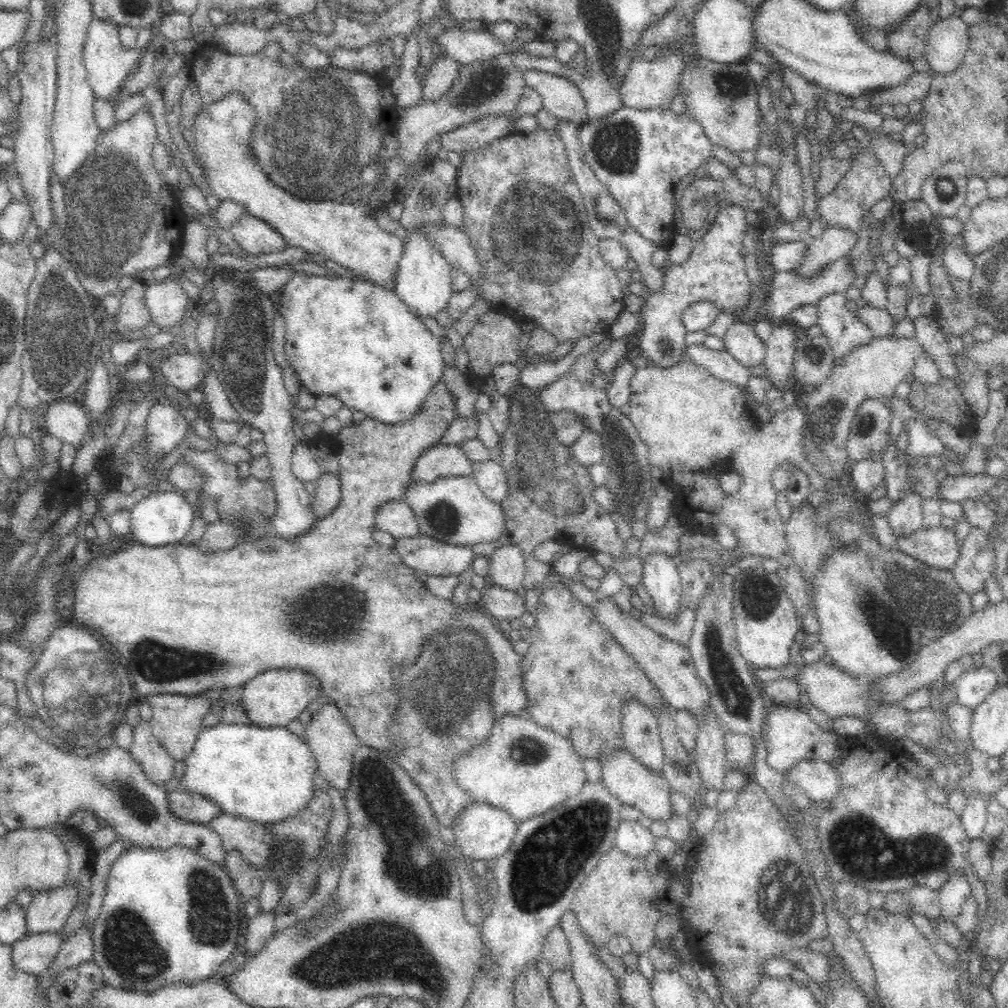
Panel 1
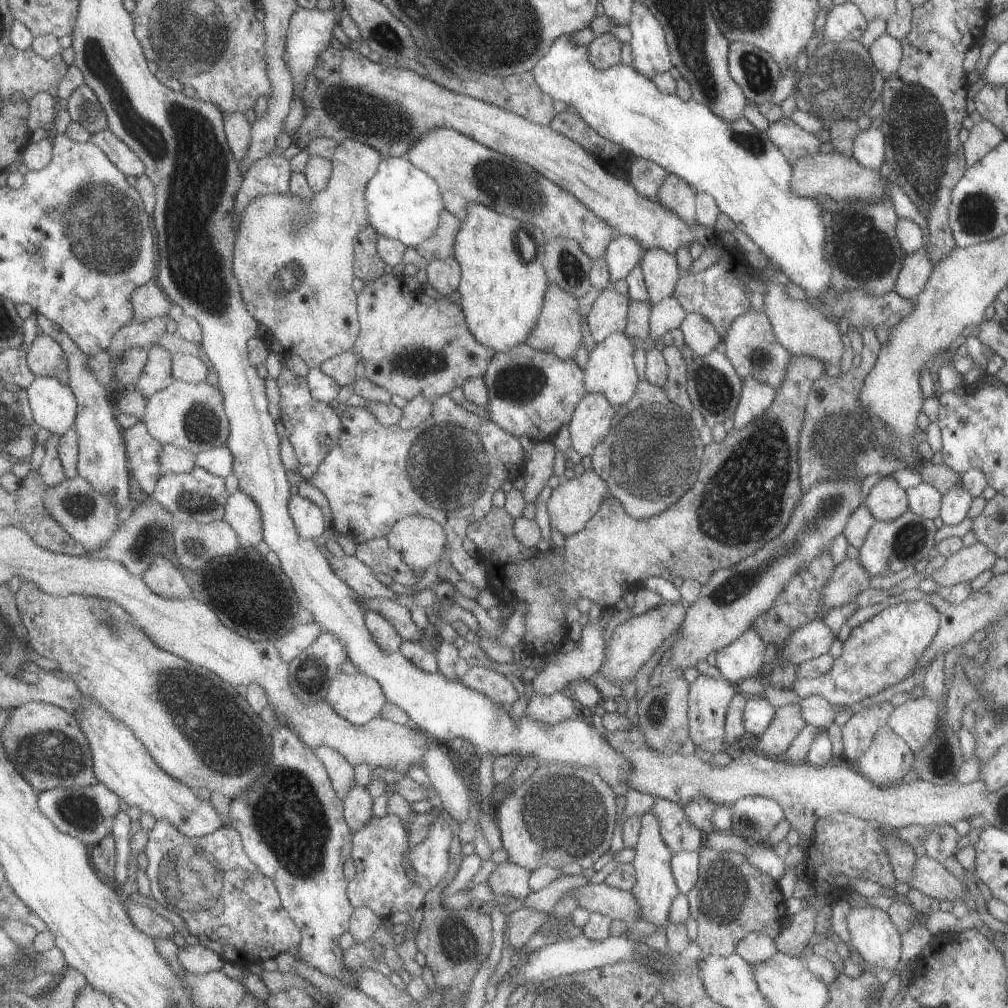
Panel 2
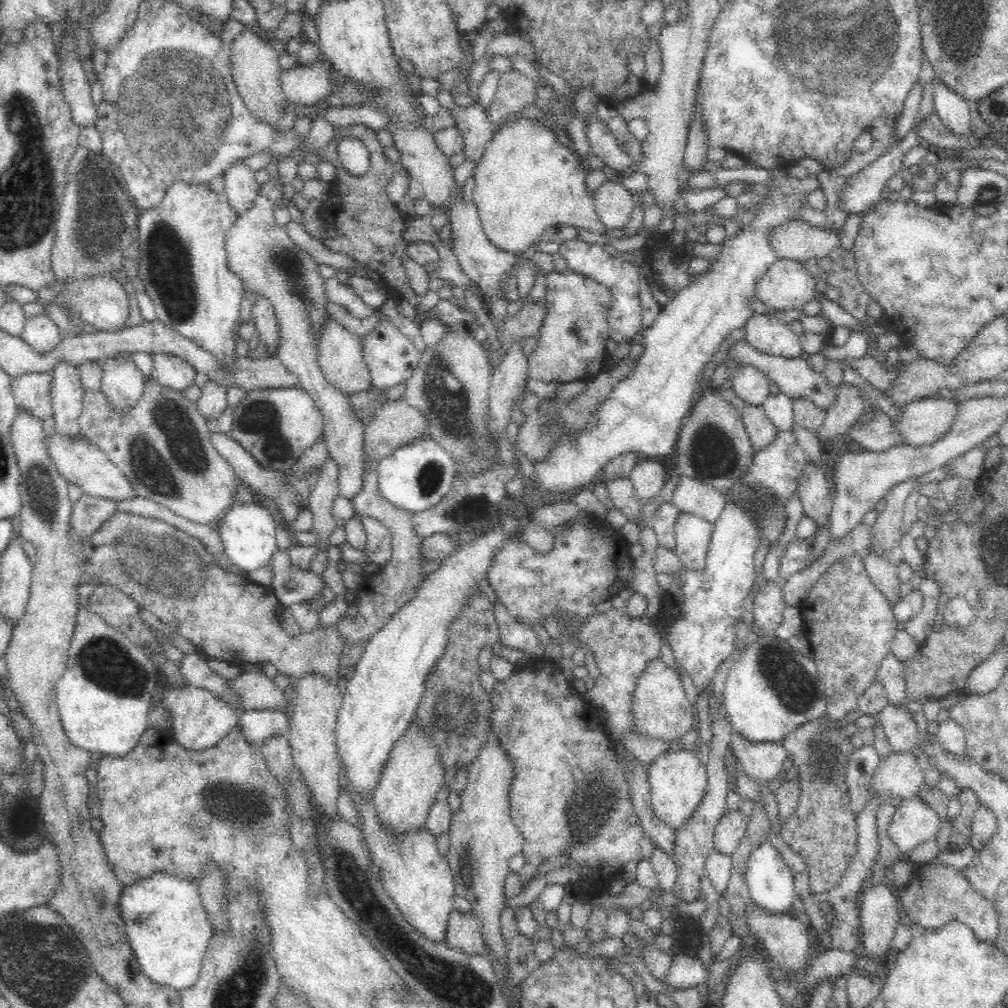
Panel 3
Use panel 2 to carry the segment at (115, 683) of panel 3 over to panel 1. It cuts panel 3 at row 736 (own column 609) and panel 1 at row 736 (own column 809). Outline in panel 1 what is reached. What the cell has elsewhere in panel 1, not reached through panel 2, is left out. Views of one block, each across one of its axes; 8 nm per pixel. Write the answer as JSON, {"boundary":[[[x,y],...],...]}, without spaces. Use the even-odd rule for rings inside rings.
{"boundary":[[[220,724],[220,726],[204,729],[200,732],[192,752],[190,752],[190,755],[184,763],[187,773],[185,774],[183,786],[180,788],[190,789],[190,791],[194,793],[202,793],[210,797],[212,801],[216,801],[216,803],[222,807],[224,813],[261,825],[280,824],[280,822],[284,822],[284,820],[288,820],[288,818],[294,818],[296,814],[300,814],[302,810],[306,810],[306,808],[312,804],[312,800],[314,800],[314,790],[320,788],[318,784],[314,783],[314,776],[316,776],[316,772],[318,772],[316,757],[312,754],[308,743],[306,743],[306,739],[304,739],[304,737],[298,737],[283,726],[254,727],[242,726],[242,724],[236,724],[236,726],[234,726],[234,724]]]}

